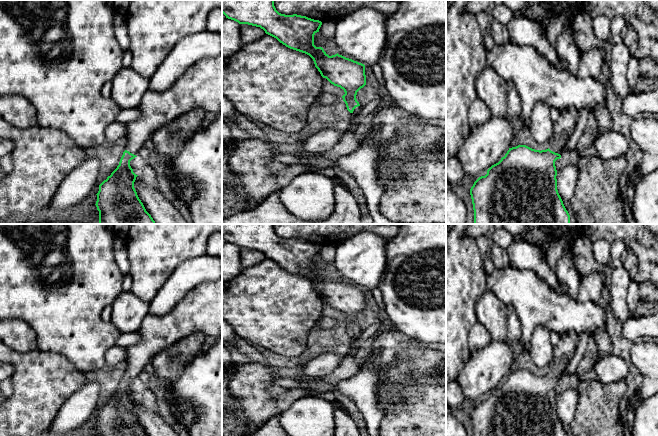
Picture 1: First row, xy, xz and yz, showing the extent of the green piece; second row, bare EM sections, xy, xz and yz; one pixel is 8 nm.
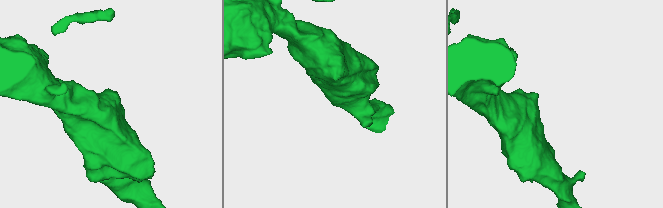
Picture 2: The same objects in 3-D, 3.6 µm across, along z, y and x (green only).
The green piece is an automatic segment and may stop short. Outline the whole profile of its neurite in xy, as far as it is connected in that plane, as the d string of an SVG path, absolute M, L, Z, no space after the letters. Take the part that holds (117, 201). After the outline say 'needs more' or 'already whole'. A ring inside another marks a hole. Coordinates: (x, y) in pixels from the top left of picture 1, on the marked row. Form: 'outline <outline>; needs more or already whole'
outline M222 54L210 57L192 64L171 87L162 92L148 90L142 97L137 108L141 117L128 123L126 150L119 165L99 185L96 207L99 211L98 224L156 224L146 211L134 188L136 175L130 166L130 161L137 157L137 152L143 147L153 132L172 120L188 113L192 109L202 108L206 112L218 115L222 113Z; needs more

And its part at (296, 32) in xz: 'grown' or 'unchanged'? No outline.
grown

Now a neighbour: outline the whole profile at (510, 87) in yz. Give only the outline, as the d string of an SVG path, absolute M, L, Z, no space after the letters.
M506 82L506 118L514 121L522 119L522 106L518 92L513 82Z

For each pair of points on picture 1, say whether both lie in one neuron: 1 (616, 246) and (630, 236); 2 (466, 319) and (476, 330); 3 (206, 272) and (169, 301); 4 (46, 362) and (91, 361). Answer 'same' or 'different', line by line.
1: different
2: different
3: same
4: different

